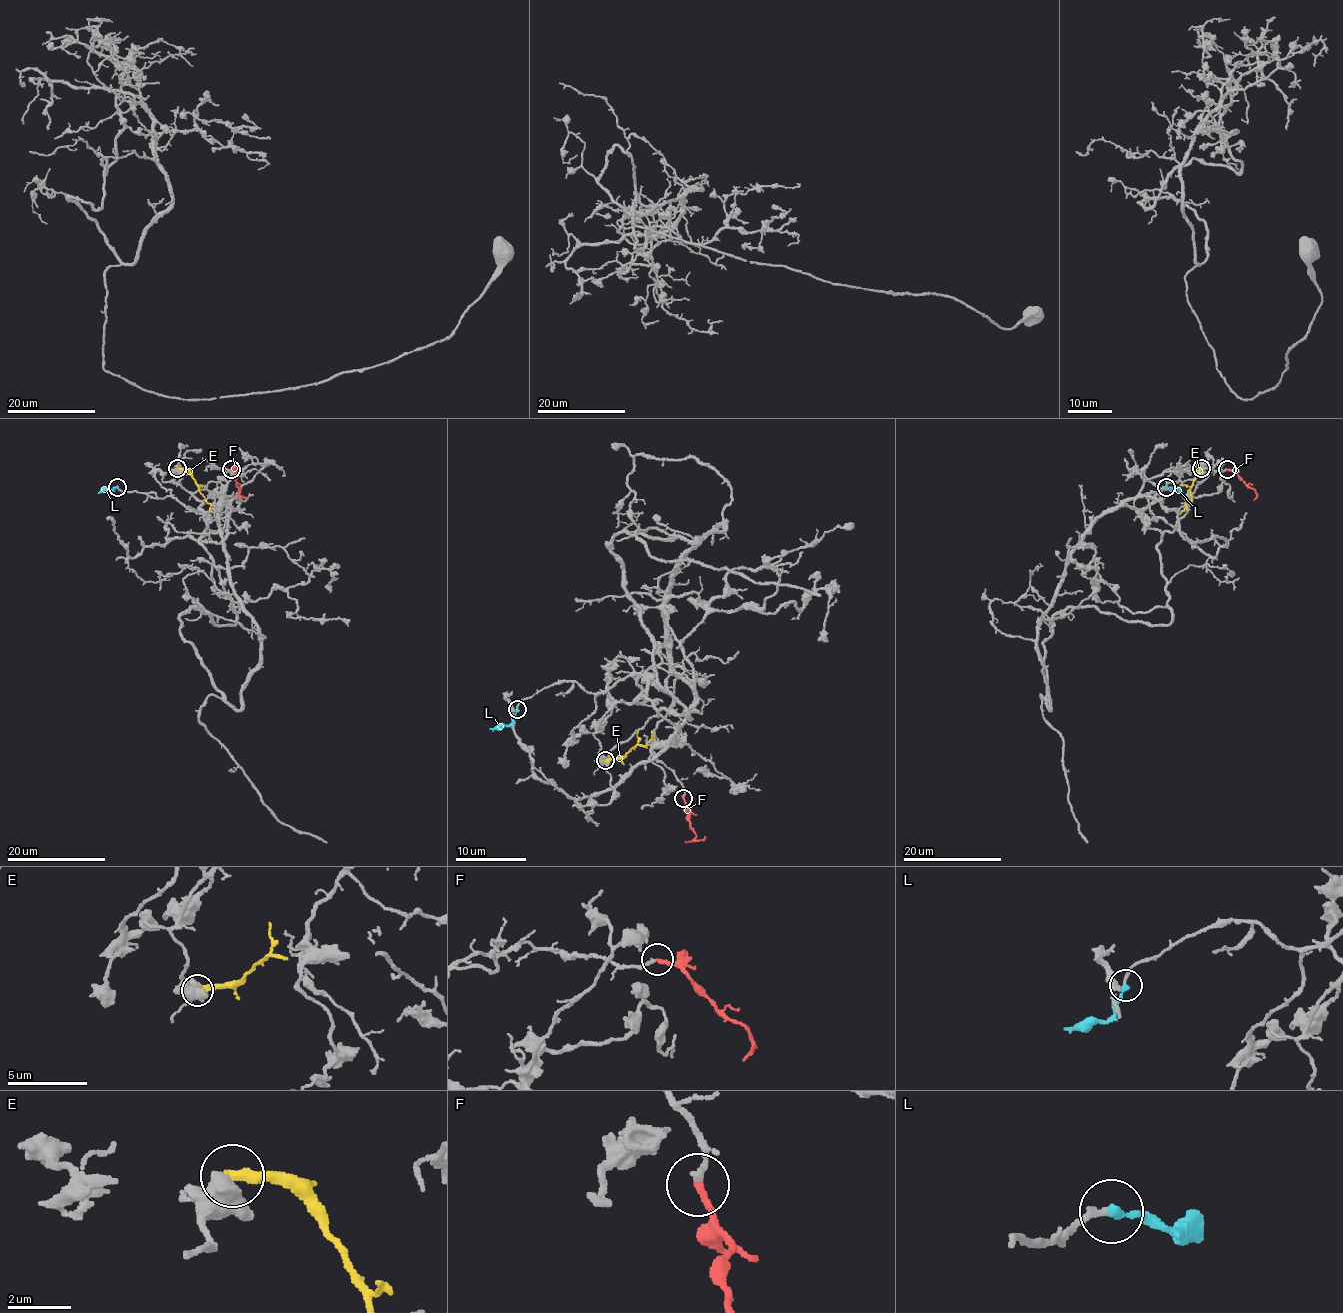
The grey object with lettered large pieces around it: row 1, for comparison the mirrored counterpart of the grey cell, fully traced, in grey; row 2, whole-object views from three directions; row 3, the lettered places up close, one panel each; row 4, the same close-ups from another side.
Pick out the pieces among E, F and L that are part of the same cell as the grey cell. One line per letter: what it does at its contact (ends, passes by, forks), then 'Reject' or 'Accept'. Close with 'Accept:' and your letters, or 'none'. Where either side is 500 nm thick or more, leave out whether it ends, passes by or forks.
E: It ends there. Reject
F: It ends there. Accept
L: It ends there. Accept
Accept: F, L

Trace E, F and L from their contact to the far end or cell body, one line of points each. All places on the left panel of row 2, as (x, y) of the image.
E: (178, 468), (184, 468), (194, 479), (210, 505), (210, 511)
F: (232, 469), (237, 474), (240, 496), (247, 500)
L: (116, 486), (98, 493)

